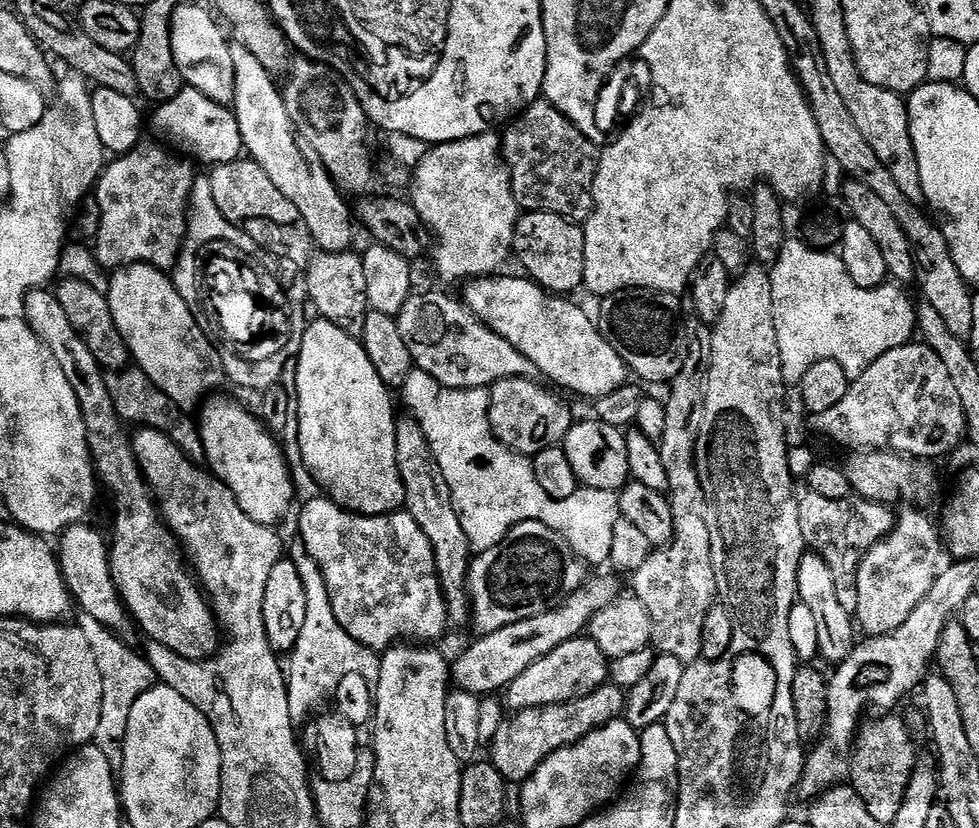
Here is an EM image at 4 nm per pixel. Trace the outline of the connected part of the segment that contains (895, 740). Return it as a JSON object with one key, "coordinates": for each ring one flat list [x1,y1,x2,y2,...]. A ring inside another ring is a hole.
{"coordinates":[[880,714,876,716,877,720,865,719,859,725,858,735,854,740,850,784,872,806,882,803,888,795,893,796,893,801,903,800,912,772,918,763,907,722,894,715,896,714]]}

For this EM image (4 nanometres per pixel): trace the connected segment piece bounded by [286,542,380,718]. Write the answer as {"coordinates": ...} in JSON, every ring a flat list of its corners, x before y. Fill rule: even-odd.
{"coordinates":[[293,544,293,547,289,547,288,554,298,567,298,574,306,589,306,626,302,626,302,634,298,634,298,642,290,653,292,661,289,664,287,661,286,679,290,714,294,718,300,718,310,715,327,696,329,699,351,672,379,673,380,656,371,648,350,638,346,630,342,630,338,618,334,616,334,606,330,606,330,594,317,560,305,550,304,544]]}

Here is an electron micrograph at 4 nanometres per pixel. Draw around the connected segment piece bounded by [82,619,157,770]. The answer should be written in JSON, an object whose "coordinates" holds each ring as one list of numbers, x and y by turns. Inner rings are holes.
{"coordinates":[[85,619,82,627,102,674,102,718,98,718,98,734,94,743,102,754,106,754,106,758,110,758,113,769,118,770,124,761,124,739,126,726,130,722,130,710,134,710,134,702,138,702,140,695,157,683,156,671,141,653,139,656,134,649,127,648,121,637,98,621]]}

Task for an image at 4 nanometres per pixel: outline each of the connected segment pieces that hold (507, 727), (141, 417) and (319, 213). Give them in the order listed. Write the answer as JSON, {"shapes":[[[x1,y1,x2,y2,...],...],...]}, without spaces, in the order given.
{"shapes":[[[605,682,590,694,567,700,565,704,547,704,537,708,519,709,512,717,501,719,491,733,492,756,490,762,503,774,505,781,528,780,539,764,559,748,576,744,596,728,617,719,625,711,626,692,615,682]],[[129,366,122,372,108,372,106,379,110,398,118,410,121,420,125,422,133,420,136,426,157,428,160,432,165,432,191,460,197,462,204,460,204,447,193,417,191,420,190,417,183,416,180,413,183,412,181,405,175,404,169,396,162,394,162,390,158,390,154,386,154,382,150,382,150,378,146,378,146,374,141,368]],[[232,44,232,57,236,87,234,111,243,151,270,174,270,182,278,186,284,197,298,206,298,214,302,214,320,252,349,251,353,247,352,224,348,221,350,208,344,205,345,197,318,158,314,146,310,146,310,142,298,134,294,122,290,122,283,91,272,81,275,80,273,73,268,72,266,66,262,66,262,62,258,62,258,58,241,44]]]}

